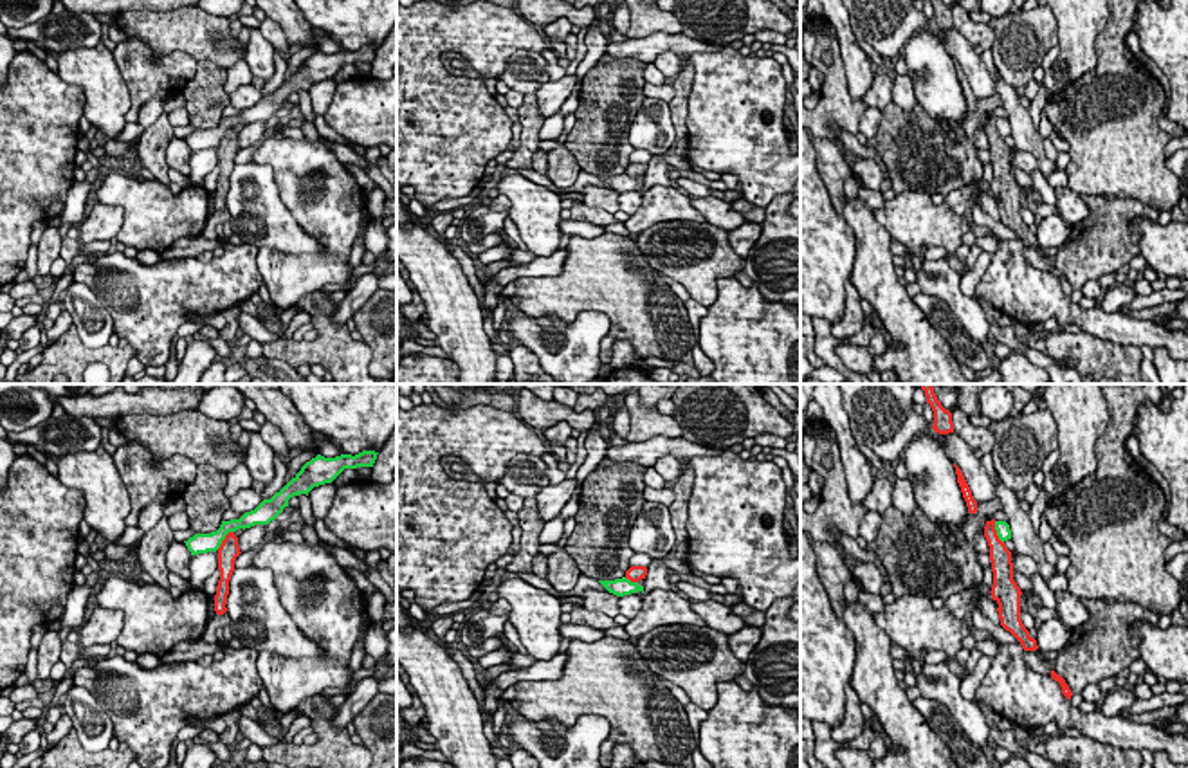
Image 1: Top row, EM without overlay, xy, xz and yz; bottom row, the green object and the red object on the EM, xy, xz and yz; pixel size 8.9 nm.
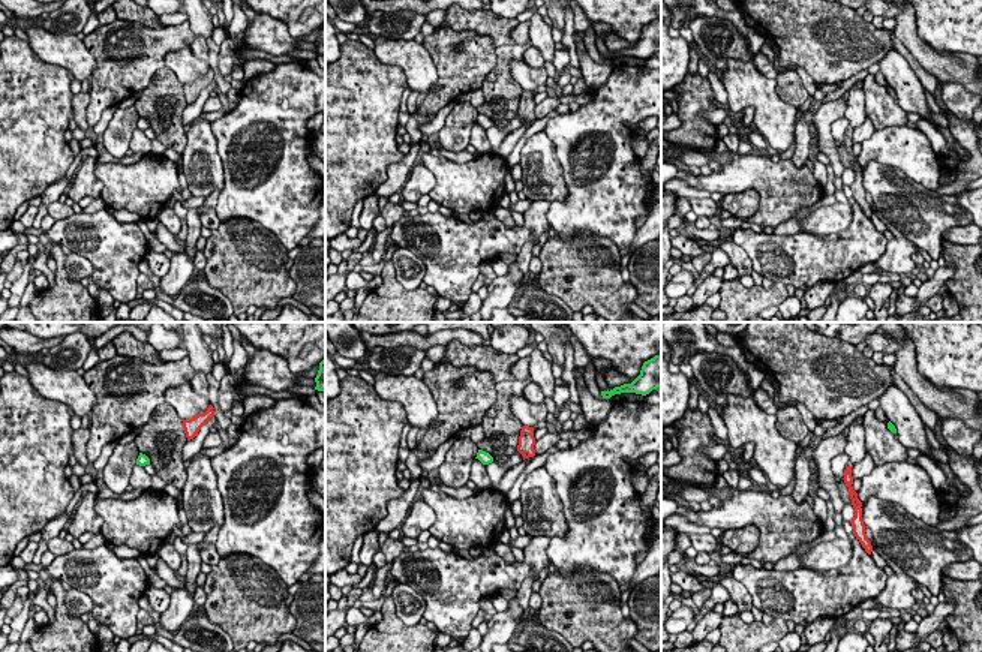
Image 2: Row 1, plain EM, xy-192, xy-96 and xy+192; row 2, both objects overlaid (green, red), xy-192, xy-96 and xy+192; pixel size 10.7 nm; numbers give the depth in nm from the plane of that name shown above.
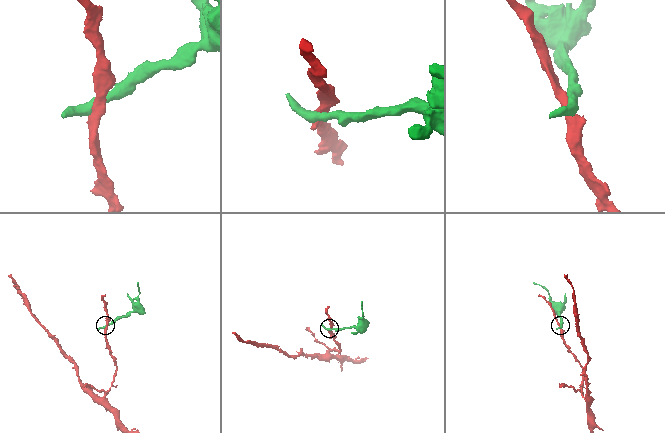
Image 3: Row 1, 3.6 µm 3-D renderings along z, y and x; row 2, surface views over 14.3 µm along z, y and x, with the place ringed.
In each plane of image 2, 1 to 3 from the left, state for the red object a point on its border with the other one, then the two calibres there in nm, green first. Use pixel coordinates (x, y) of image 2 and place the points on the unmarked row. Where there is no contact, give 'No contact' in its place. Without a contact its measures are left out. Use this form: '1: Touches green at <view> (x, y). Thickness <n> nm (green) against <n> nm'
1: No contact
2: No contact
3: No contact

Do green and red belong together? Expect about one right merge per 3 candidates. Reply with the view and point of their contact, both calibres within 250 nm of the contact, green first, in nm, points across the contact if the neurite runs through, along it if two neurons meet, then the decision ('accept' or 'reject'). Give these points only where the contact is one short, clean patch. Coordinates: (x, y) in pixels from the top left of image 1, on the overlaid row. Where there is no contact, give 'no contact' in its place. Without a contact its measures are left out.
xy (224, 538) | 190/190 nm | along xy (233, 530), (217, 548) | reject

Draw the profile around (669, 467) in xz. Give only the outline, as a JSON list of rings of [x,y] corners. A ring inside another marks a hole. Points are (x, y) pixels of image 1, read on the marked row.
[[[672,454],[660,456],[653,465],[665,481],[676,481],[681,474],[683,462]]]

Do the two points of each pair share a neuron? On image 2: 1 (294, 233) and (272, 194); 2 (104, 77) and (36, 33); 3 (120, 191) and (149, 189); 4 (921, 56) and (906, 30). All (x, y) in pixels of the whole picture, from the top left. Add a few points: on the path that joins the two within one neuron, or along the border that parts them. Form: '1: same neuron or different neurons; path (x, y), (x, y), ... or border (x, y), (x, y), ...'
1: same neuron; path (291, 224), (290, 212), (281, 203)
2: different neurons; border (81, 41), (95, 60), (90, 78)
3: same neuron; path (128, 189), (141, 189)
4: same neuron; path (919, 50), (907, 36)

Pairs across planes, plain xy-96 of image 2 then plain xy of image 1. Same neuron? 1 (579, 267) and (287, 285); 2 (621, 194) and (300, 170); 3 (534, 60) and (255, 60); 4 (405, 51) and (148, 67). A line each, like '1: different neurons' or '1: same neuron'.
1: different neurons
2: same neuron
3: different neurons
4: different neurons

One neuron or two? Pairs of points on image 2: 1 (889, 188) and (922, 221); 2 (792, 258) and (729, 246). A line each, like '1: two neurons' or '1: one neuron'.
1: one neuron
2: two neurons

